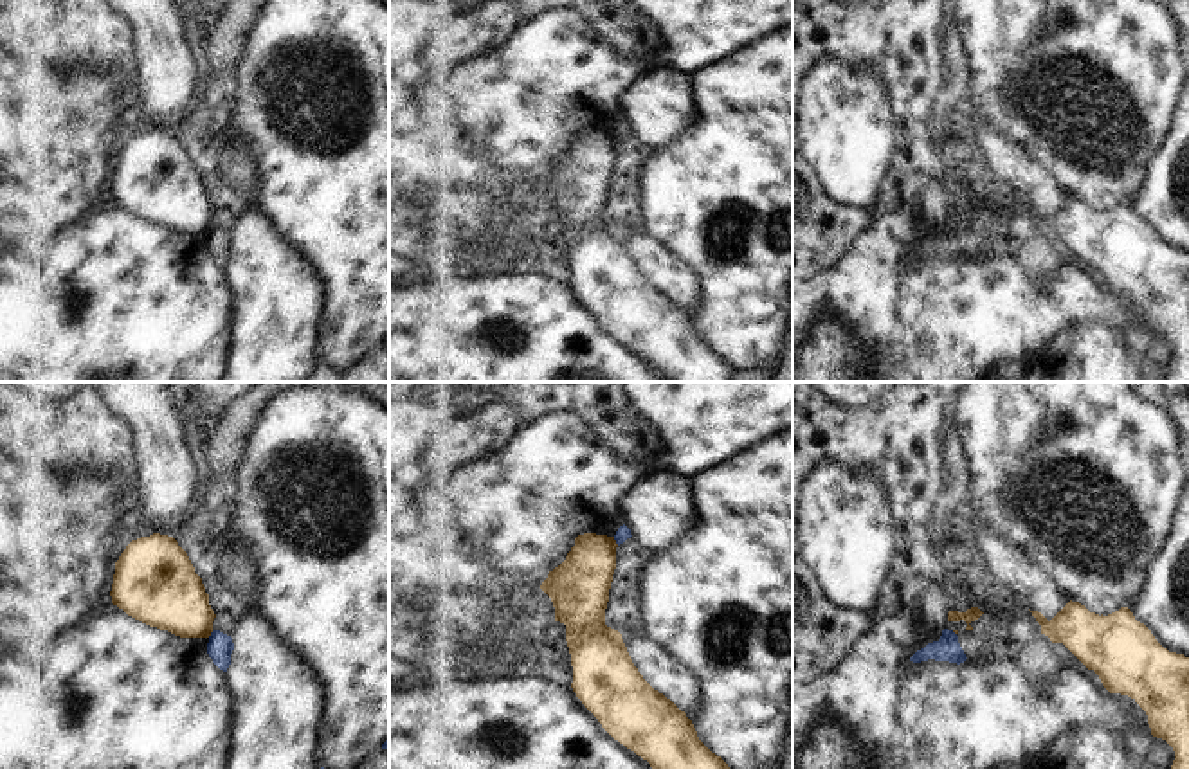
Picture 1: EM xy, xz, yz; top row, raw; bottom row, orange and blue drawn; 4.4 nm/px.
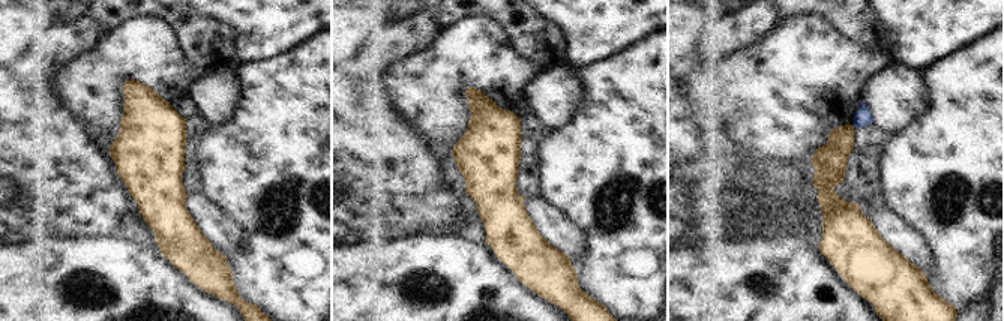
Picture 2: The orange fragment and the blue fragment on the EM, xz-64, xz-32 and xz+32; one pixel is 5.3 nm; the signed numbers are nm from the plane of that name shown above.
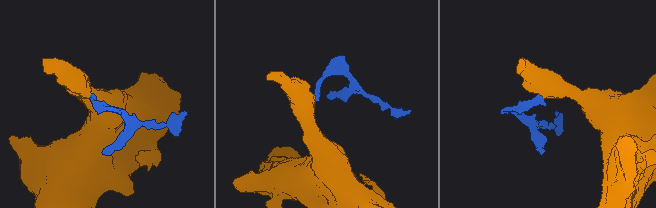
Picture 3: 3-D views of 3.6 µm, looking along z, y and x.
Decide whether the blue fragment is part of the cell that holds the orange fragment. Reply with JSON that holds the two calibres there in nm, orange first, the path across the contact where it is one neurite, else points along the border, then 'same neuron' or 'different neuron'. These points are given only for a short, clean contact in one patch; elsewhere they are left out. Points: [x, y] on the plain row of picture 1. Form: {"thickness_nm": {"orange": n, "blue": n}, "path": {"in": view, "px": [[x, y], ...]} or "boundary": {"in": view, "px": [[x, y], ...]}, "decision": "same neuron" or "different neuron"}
{"thickness_nm": {"orange": 260, "blue": 60}, "boundary": {"in": "xz", "px": [[613, 134], [618, 141]]}, "decision": "different neuron"}

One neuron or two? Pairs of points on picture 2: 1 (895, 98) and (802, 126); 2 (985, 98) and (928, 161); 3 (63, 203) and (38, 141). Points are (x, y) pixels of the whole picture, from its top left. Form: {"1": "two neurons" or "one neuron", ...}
{"1": "two neurons", "2": "one neuron", "3": "one neuron"}

